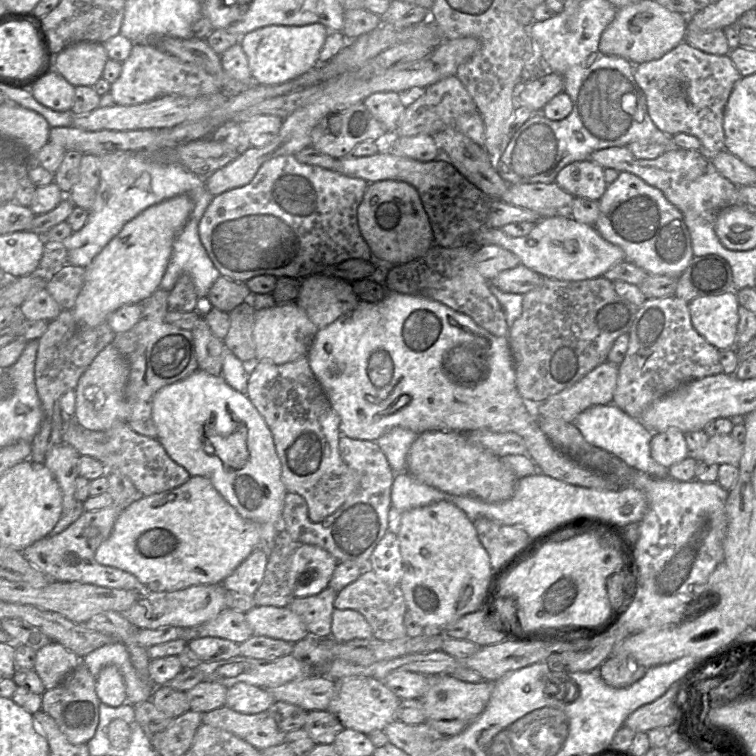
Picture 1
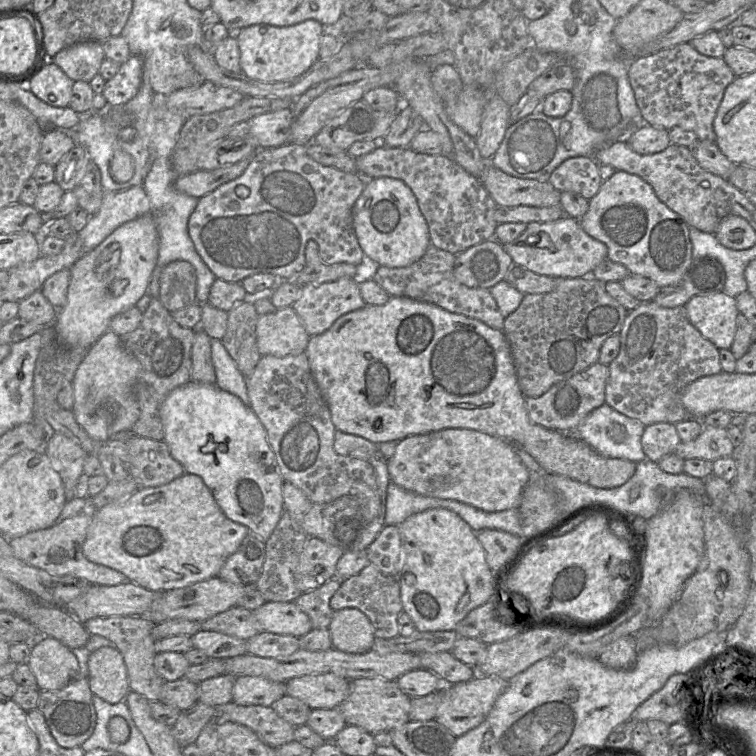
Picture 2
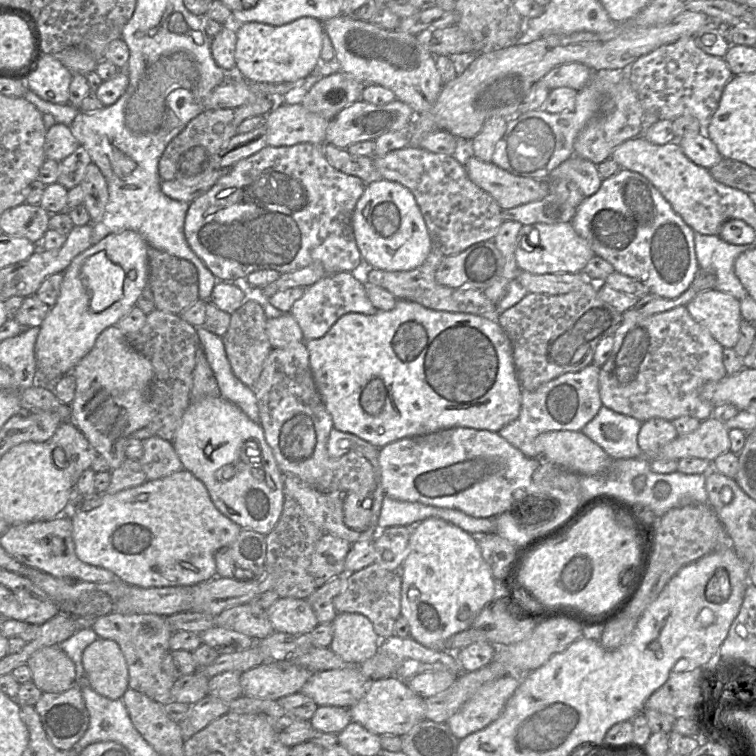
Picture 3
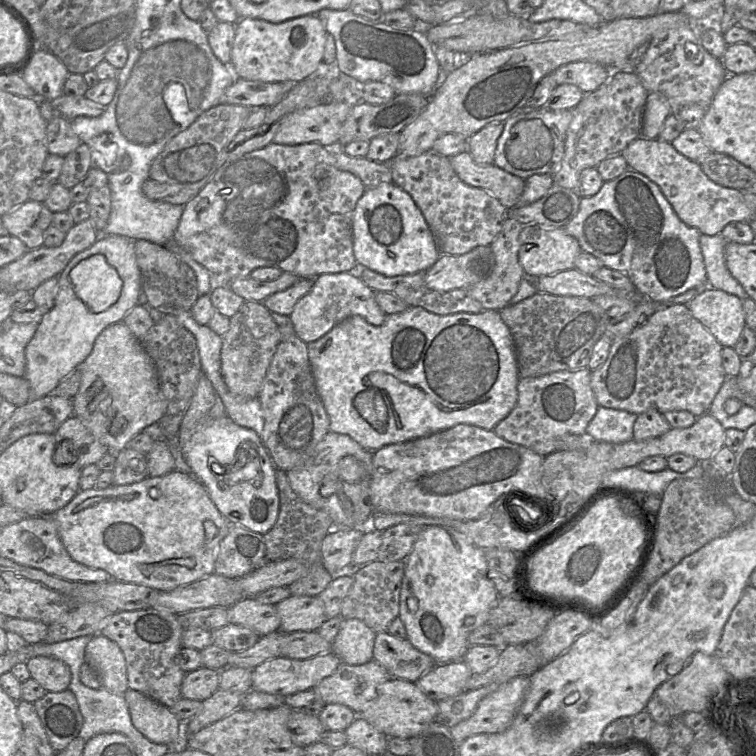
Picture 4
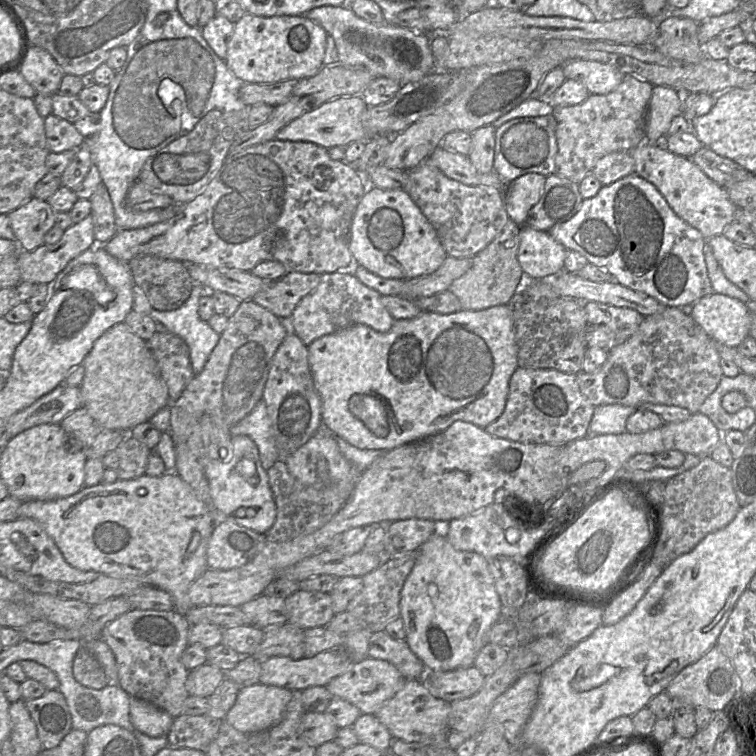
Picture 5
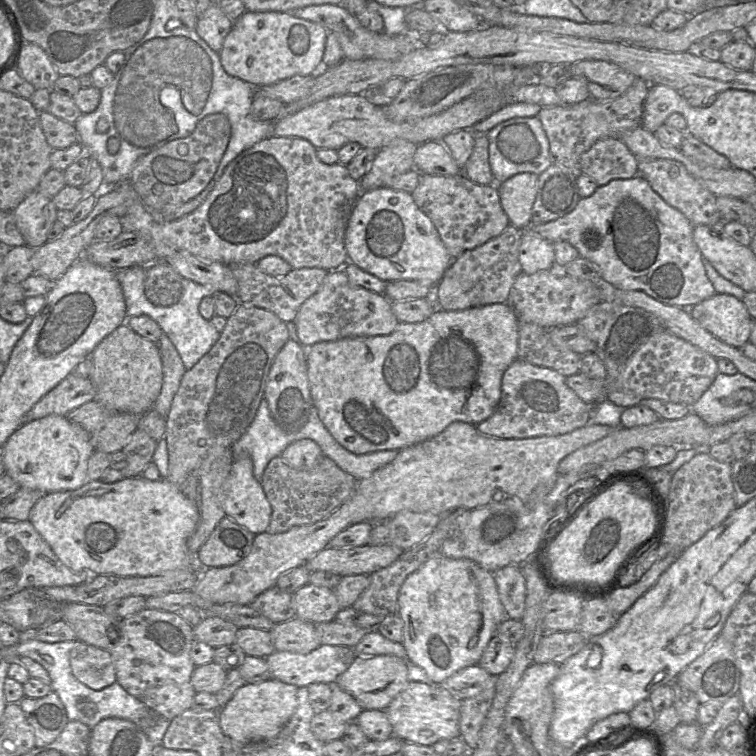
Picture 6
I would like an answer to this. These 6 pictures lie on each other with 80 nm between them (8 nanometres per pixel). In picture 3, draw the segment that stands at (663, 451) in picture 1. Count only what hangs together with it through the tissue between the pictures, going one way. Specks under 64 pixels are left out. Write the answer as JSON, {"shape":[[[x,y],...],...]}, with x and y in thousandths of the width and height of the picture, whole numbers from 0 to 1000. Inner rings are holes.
{"shape":[[[861,553],[849,558],[843,585],[849,599],[862,608],[869,606],[870,597],[892,582],[897,573],[888,557],[877,553]]]}

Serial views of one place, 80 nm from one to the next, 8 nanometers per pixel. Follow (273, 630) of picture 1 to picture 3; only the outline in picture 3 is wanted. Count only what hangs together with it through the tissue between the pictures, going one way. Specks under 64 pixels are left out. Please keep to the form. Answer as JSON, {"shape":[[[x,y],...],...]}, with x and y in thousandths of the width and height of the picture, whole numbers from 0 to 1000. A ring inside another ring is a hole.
{"shape":[[[368,791],[352,810],[365,836],[406,839],[422,825],[402,791]]]}

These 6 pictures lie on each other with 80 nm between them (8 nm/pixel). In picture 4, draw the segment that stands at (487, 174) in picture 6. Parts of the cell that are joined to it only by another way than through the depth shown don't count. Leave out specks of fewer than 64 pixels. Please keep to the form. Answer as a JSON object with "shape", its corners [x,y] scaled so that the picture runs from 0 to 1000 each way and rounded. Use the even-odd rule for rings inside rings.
{"shape":[[[651,161],[619,184],[619,200],[631,217],[648,218],[653,214],[657,187],[665,169],[667,161]]]}

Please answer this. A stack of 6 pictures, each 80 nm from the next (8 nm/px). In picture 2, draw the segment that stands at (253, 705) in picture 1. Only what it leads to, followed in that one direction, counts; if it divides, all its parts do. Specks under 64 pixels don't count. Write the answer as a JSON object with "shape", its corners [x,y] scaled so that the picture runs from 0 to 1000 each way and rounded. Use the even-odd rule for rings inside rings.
{"shape":[[[343,894],[311,897],[307,929],[321,933],[358,934],[378,918],[378,903]]]}

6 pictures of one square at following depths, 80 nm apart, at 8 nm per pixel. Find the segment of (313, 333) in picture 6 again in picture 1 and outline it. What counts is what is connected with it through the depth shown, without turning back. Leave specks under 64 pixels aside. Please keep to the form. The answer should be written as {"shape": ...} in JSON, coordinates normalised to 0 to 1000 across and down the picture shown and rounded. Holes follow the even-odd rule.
{"shape":[[[413,364],[398,370],[390,399],[423,437],[464,413],[476,398],[464,373]]]}

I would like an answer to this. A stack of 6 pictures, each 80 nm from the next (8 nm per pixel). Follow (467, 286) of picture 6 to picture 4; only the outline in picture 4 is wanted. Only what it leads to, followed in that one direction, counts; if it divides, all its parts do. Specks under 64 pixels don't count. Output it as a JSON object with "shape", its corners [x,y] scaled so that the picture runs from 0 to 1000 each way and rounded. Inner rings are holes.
{"shape":[[[672,288],[648,323],[655,352],[651,361],[639,372],[628,374],[618,381],[619,389],[631,397],[640,410],[657,410],[671,406],[677,393],[684,388],[687,376],[693,366],[693,357],[685,344],[687,312],[692,298],[680,288]]]}

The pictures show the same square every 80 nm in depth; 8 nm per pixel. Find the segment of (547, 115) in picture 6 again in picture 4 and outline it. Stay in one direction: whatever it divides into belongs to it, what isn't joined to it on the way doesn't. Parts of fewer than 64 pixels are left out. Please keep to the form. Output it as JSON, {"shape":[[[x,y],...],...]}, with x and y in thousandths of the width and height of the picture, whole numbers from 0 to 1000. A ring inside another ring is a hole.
{"shape":[[[808,94],[808,102],[787,120],[774,124],[757,144],[758,155],[749,173],[747,198],[737,228],[731,231],[734,243],[767,258],[767,235],[771,225],[787,222],[799,210],[820,204],[836,187],[848,180],[849,157],[858,122],[839,94]]]}

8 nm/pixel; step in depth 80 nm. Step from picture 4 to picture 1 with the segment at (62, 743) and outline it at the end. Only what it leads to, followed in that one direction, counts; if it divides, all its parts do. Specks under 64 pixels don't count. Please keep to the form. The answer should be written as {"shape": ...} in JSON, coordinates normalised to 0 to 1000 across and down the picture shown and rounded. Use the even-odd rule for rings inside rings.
{"shape":[[[108,876],[73,910],[54,919],[54,940],[66,946],[95,984],[114,984],[126,971],[131,954],[132,926],[127,918],[127,896]]]}

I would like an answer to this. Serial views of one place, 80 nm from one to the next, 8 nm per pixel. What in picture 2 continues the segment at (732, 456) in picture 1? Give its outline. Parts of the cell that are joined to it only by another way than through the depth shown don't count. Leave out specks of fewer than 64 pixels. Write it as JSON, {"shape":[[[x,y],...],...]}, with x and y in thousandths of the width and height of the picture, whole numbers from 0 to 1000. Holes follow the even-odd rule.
{"shape":[[[931,563],[927,574],[911,585],[899,585],[892,601],[909,608],[925,606],[946,610],[952,606],[971,604],[971,591],[962,566]]]}

